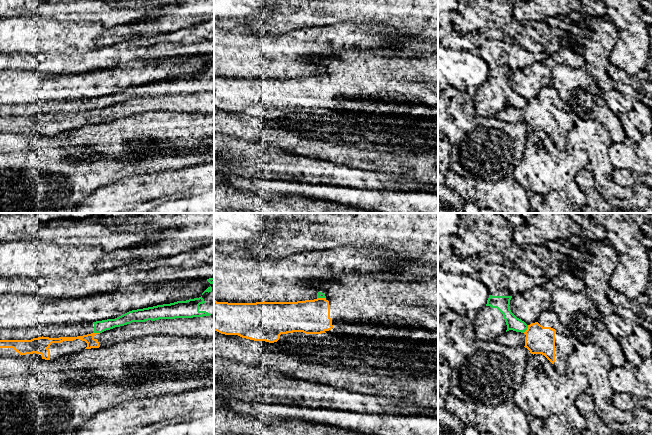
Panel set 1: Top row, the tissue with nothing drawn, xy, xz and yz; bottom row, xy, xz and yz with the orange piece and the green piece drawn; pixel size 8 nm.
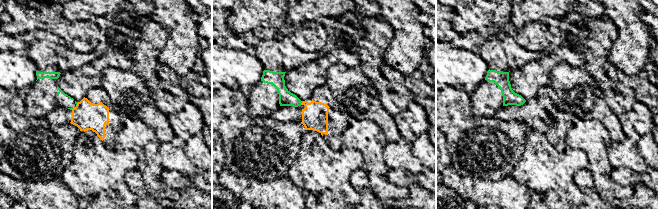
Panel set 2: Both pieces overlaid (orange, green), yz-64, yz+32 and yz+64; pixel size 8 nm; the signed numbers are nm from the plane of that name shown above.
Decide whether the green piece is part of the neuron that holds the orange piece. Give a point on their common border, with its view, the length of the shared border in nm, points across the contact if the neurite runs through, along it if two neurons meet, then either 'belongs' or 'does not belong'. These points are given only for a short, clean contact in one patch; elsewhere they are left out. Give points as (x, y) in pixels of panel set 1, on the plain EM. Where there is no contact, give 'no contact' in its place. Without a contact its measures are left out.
meets orange in yz at (527, 105); contact 80 nm long; border along yz (528, 101), (522, 108); does not belong

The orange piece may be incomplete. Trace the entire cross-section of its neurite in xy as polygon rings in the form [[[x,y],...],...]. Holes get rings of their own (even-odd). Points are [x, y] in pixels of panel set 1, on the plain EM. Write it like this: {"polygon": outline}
{"polygon": [[[214,91],[132,98],[102,109],[77,113],[38,113],[31,116],[0,116],[0,133],[42,134],[58,137],[84,125],[99,124],[157,111],[214,113]]]}

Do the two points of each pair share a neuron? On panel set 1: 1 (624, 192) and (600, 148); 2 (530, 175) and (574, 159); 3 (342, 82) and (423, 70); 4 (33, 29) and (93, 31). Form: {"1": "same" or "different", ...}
{"1": "same", "2": "same", "3": "same", "4": "same"}

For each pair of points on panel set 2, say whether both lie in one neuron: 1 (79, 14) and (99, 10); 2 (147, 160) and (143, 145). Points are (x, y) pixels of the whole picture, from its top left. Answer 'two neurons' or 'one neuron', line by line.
1: one neuron
2: one neuron

